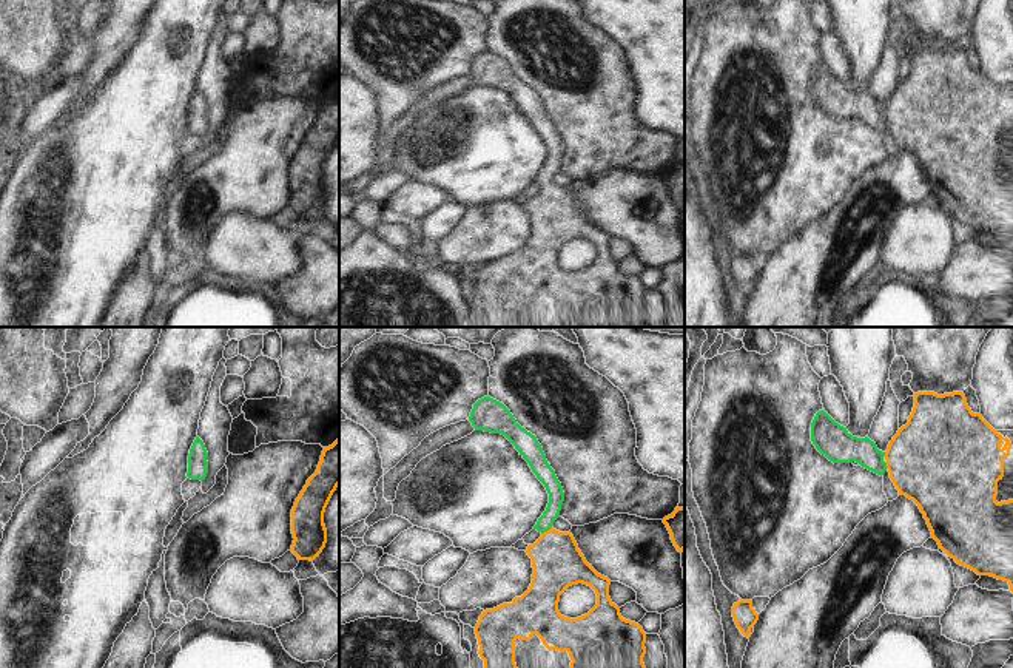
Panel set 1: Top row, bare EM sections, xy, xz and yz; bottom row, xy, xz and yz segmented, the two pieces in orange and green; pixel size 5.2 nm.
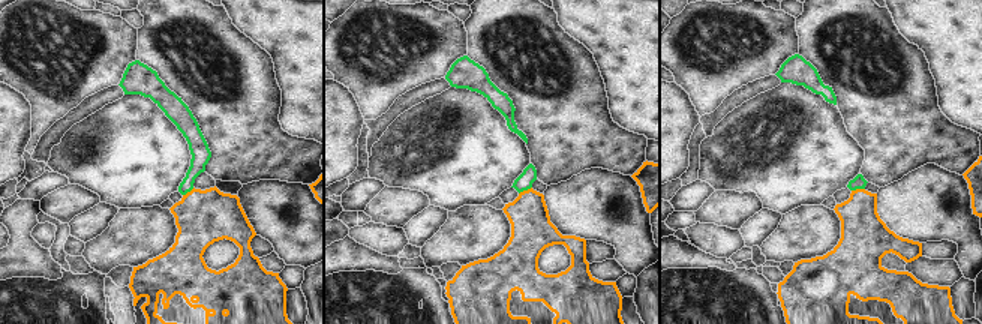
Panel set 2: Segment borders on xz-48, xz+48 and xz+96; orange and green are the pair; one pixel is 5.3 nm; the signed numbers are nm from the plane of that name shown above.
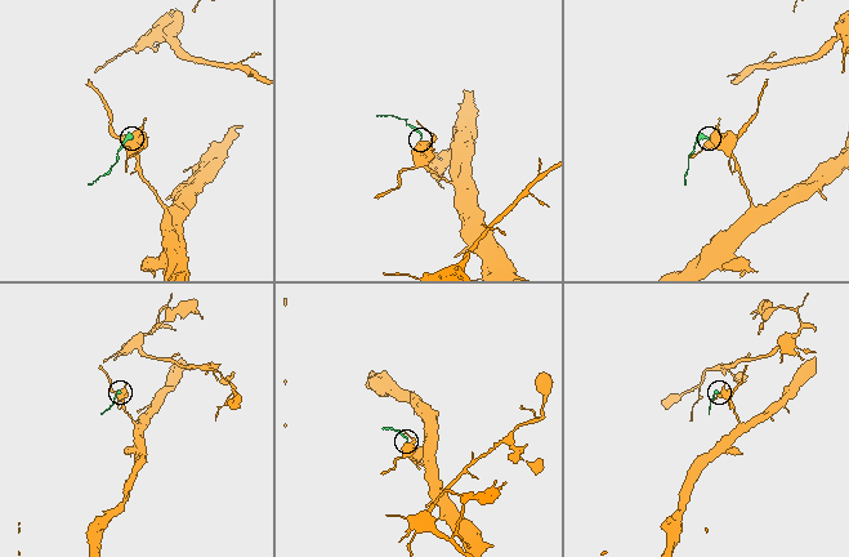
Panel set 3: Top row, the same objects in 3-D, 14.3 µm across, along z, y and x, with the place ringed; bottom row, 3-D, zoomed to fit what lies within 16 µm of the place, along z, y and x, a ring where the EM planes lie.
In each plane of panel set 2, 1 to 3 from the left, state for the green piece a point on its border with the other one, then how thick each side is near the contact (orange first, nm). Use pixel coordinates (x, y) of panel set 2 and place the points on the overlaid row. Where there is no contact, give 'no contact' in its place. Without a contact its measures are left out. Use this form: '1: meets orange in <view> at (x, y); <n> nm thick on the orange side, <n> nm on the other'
1: meets orange in xz-48 at (188, 192); 280 nm thick on the orange side, 100 nm on the other
2: meets orange in xz+48 at (525, 191); 220 nm thick on the orange side, 90 nm on the other
3: meets orange in xz+96 at (858, 189); 240 nm thick on the orange side, 70 nm on the other

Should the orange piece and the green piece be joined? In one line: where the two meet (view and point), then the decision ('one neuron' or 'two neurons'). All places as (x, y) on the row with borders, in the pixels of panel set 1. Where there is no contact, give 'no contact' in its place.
contact xz (546, 531); one neuron

